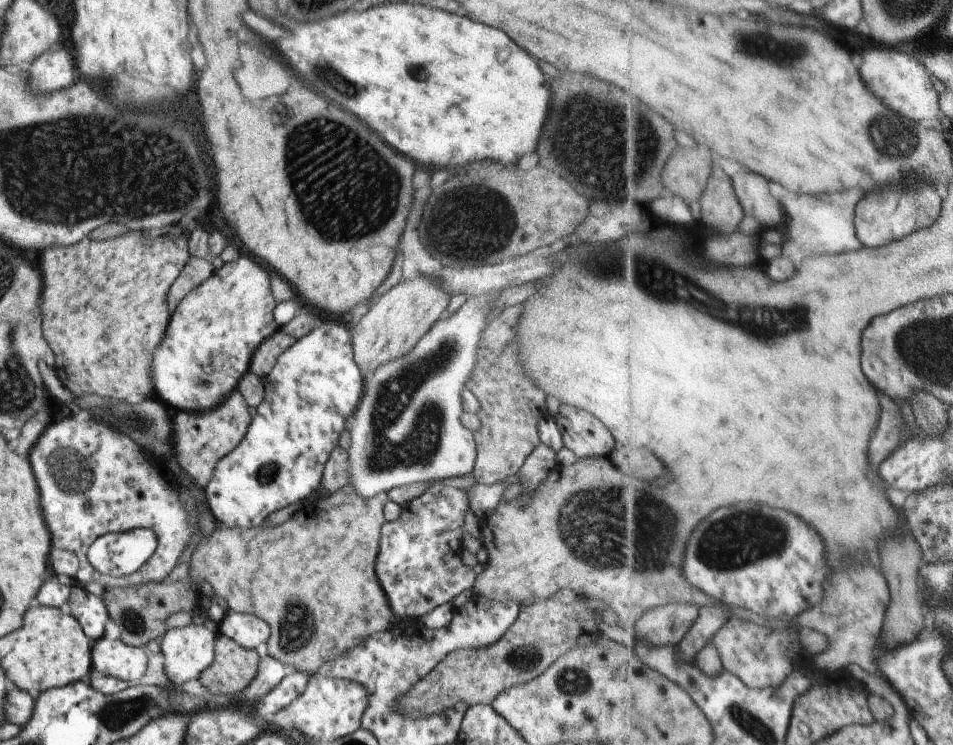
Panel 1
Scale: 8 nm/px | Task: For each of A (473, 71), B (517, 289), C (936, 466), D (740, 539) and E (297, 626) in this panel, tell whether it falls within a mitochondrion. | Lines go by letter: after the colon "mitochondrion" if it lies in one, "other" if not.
A: other
B: other
C: mitochondrion
D: mitochondrion
E: mitochondrion

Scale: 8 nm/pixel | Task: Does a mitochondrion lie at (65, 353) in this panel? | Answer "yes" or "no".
no

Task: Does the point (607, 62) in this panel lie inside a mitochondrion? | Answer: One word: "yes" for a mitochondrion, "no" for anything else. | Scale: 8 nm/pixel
no

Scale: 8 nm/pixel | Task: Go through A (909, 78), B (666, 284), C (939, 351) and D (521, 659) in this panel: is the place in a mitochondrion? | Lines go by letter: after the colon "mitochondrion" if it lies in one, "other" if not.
A: other
B: mitochondrion
C: mitochondrion
D: mitochondrion

